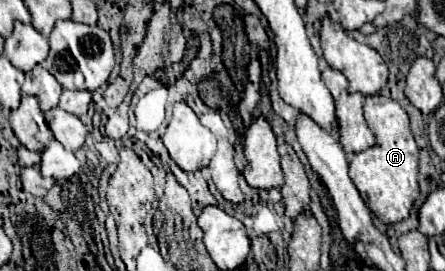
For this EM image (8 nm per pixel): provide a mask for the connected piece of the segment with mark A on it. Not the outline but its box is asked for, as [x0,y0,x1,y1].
[350,96,420,224]

